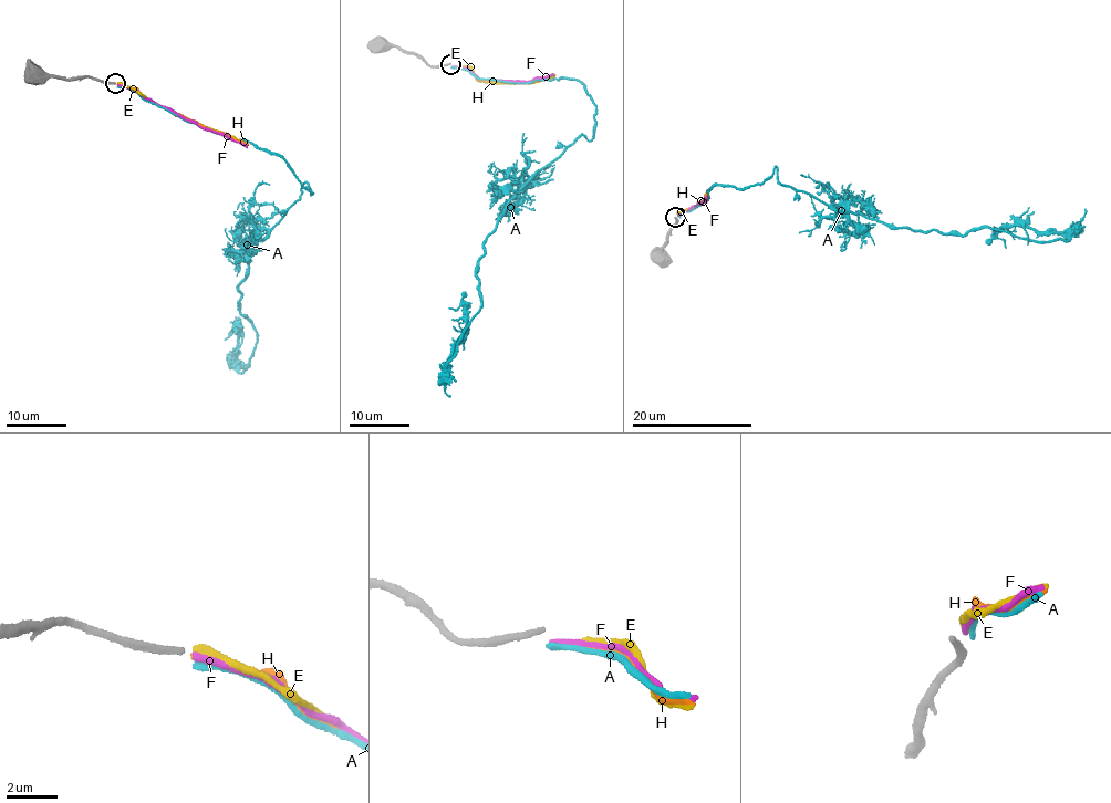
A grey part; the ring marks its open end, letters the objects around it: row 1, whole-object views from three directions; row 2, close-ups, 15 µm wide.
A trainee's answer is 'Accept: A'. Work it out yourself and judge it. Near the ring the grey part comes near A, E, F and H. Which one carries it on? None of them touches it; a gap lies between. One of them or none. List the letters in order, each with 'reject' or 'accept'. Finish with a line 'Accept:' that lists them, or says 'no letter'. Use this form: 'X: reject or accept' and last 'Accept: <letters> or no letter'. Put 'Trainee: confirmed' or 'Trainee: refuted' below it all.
A: reject
E: reject
F: accept
H: reject
Accept: F
Trainee: refuted

